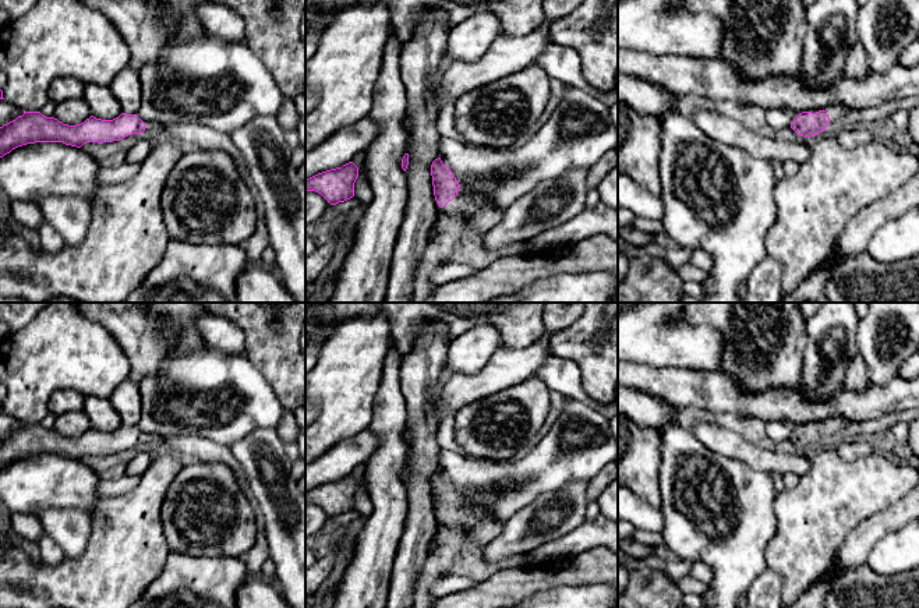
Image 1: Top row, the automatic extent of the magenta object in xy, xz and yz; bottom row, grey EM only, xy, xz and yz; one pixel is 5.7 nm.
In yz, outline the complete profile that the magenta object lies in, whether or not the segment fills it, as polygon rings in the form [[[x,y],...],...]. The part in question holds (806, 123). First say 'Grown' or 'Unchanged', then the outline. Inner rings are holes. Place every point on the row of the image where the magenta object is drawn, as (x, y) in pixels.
Grown. [[[834,105],[816,113],[802,112],[793,119],[791,128],[798,135],[810,138],[816,134],[827,131],[828,126],[835,123],[845,112],[846,109],[842,105]]]

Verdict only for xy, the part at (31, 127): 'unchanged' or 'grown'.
grown

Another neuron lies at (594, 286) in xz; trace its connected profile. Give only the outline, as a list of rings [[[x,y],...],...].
[[[605,272],[559,273],[538,279],[512,296],[487,303],[612,303],[618,278]]]

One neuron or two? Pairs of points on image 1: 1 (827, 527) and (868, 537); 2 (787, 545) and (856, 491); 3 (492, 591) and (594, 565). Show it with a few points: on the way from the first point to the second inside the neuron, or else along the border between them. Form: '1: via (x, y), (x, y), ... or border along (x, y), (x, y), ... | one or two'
1: border along (875, 515), (859, 522), (844, 537), (831, 562) | two
2: via (803, 532), (840, 495) | one
3: via (518, 583), (557, 578), (569, 572) | one

